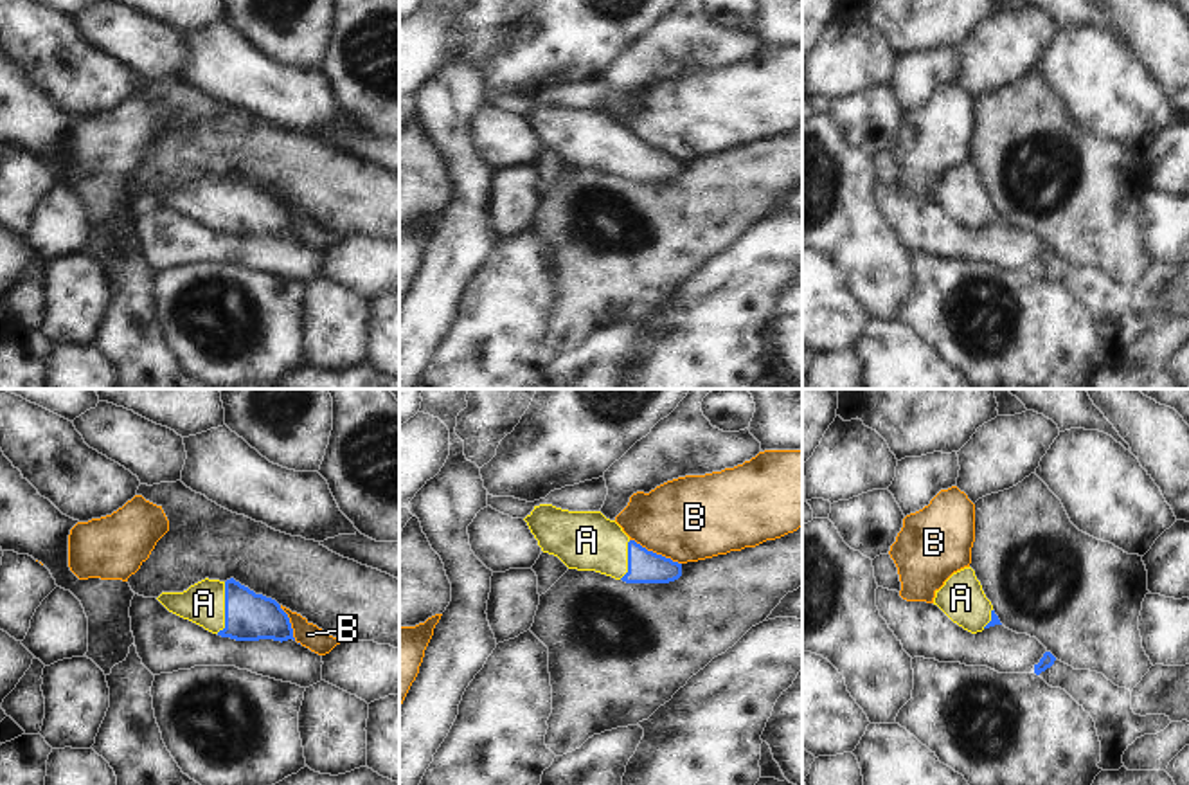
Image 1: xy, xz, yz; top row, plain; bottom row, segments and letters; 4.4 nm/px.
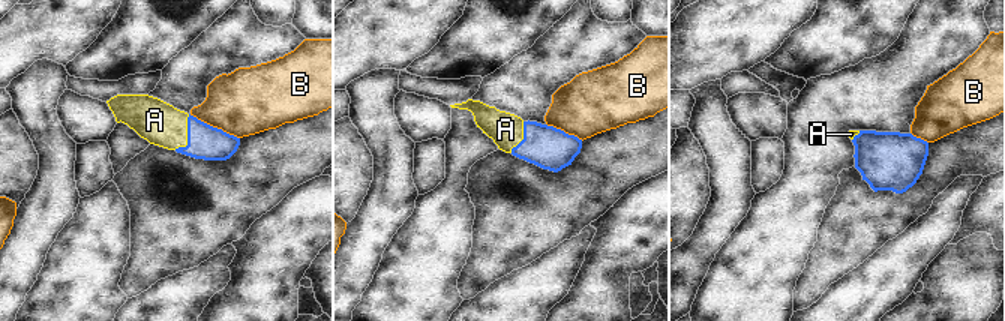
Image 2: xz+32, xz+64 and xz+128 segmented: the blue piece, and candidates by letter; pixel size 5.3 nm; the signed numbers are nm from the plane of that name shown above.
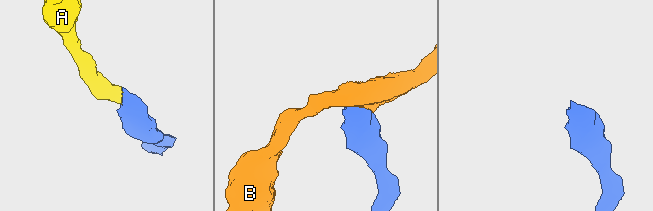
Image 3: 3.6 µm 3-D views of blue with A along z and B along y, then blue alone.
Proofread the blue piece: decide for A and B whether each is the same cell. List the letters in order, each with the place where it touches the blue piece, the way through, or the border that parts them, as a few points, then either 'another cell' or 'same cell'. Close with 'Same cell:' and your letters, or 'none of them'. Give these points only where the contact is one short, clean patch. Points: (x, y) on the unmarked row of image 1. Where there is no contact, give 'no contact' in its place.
A: contact xy (225, 206); way xy (249, 213), (225, 206), (204, 200); same cell
B: contact xz (655, 150); another cell
Same cell: A

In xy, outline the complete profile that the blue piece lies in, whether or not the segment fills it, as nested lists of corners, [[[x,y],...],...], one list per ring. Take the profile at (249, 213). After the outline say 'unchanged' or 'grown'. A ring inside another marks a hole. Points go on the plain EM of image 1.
[[[205,175],[183,189],[162,189],[156,196],[169,209],[221,234],[295,238],[290,214],[281,202],[234,175],[227,178]]] | grown

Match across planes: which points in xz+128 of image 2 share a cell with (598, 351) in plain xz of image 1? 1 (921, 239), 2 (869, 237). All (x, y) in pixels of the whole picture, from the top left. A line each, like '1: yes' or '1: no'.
1: yes
2: no

